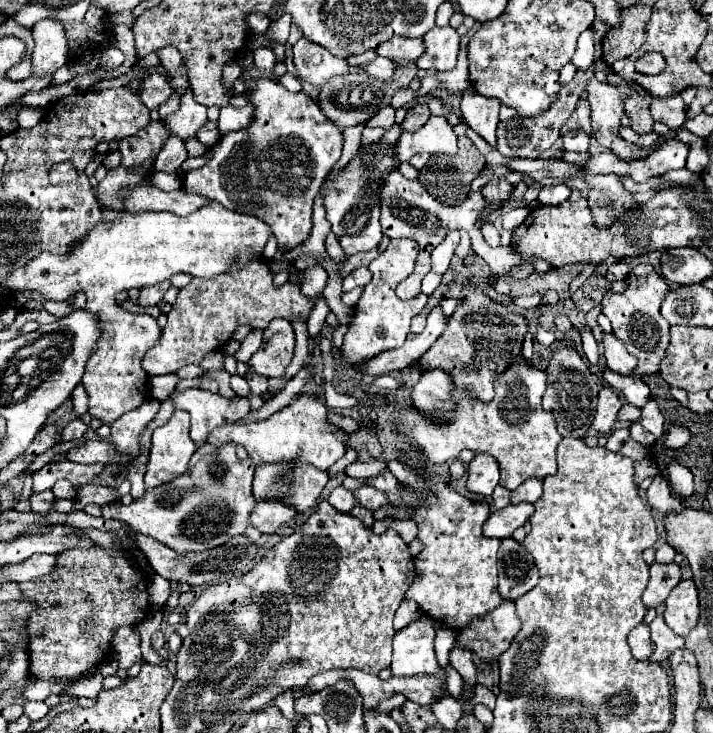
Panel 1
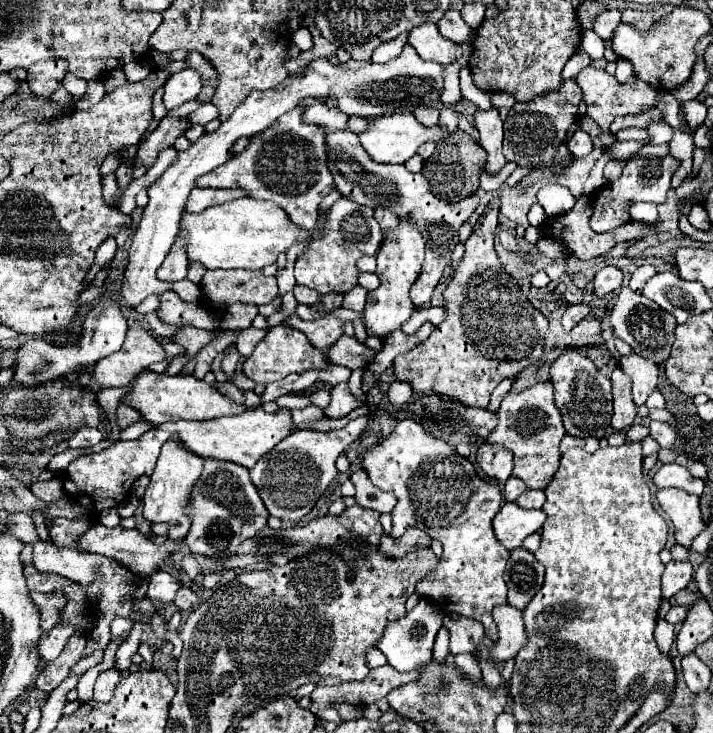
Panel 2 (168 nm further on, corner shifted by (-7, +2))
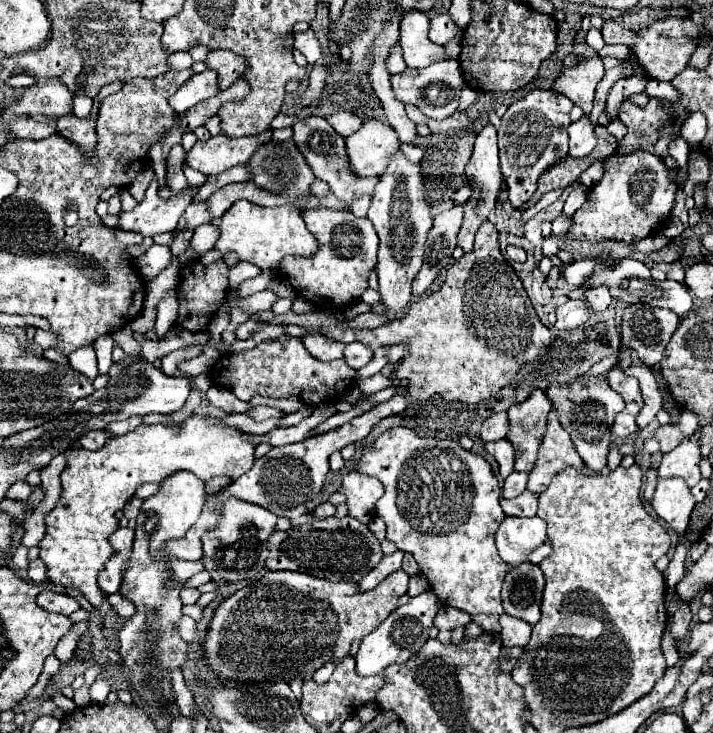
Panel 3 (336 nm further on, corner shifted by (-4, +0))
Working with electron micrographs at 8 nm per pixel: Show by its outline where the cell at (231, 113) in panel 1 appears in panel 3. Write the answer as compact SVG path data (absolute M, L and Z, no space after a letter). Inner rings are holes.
M458 60L434 62L428 68L406 68L402 74L392 74L390 82L392 82L394 96L402 104L418 106L432 120L444 120L444 118L448 118L458 108L460 88L464 84Z

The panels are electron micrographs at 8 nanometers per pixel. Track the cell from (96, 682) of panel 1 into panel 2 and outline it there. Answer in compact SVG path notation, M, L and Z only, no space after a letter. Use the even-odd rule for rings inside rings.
M107 670L107 672L101 672L99 678L97 678L97 684L95 684L95 694L93 694L93 700L97 702L107 702L111 696L113 696L113 690L117 686L117 682L121 680L121 674L117 670Z

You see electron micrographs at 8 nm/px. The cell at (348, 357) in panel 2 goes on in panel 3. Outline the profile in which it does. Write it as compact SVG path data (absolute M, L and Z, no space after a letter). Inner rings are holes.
M310 334L310 336L304 336L302 338L306 350L322 360L322 362L332 362L332 360L340 360L344 358L344 344L342 342L336 342L328 336L322 336L322 334Z

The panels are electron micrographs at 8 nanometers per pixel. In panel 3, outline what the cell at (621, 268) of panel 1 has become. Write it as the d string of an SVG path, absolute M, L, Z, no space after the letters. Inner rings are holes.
M596 286L592 290L588 288L586 300L588 300L592 310L606 310L608 304L612 302L612 296L610 296L610 290L606 286Z

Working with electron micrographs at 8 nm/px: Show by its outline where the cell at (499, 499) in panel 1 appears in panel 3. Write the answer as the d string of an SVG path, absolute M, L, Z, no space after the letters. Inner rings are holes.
M512 472L506 480L504 480L504 488L502 488L502 496L506 500L516 498L518 494L522 494L526 490L526 482L528 482L528 474L526 472Z

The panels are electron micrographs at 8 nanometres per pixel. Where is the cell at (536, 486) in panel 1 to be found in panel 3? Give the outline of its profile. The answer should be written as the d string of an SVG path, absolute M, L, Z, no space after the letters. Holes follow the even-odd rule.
M522 492L514 500L502 500L502 510L506 516L536 516L538 510L538 494Z

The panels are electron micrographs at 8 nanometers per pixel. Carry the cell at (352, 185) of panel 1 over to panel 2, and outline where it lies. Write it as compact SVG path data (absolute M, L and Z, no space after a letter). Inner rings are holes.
M339 198L327 212L325 218L325 232L319 232L319 240L315 244L309 244L309 250L297 258L295 264L295 278L299 284L317 290L319 294L329 294L329 292L349 292L351 288L357 286L359 270L357 270L357 260L363 256L375 256L383 232L373 218L373 210L367 206L359 206L351 202L349 198Z

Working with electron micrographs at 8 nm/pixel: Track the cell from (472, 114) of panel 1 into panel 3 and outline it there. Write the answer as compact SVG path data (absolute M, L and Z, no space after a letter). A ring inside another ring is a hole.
M486 124L482 128L482 132L476 136L476 144L474 144L474 154L472 160L466 166L466 176L470 180L470 184L474 186L474 196L472 200L466 202L466 214L464 214L464 224L460 228L458 234L458 246L468 252L472 248L474 242L474 234L478 230L478 226L488 218L488 214L492 212L496 198L498 198L498 190L502 188L502 174L500 174L500 162L498 162L498 146L496 146L496 128L492 124Z

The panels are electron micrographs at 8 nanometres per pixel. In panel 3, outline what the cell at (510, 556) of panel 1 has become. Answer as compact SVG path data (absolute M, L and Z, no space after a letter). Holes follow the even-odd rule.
M532 562L512 566L504 578L502 604L504 612L528 624L536 624L544 590L544 574Z

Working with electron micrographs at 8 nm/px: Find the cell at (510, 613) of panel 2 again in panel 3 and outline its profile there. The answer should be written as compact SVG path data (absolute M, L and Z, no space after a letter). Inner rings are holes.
M502 614L500 616L500 626L502 626L500 638L502 638L504 646L508 646L508 648L512 648L512 646L526 646L530 642L532 626L526 624L524 620L518 620L514 616Z

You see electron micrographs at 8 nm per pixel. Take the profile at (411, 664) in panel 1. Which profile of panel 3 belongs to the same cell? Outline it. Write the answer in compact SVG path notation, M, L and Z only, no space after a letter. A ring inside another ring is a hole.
M426 590L420 596L412 598L408 604L398 606L372 634L368 634L360 642L360 650L356 654L356 670L362 676L372 676L372 674L380 674L390 664L402 664L408 658L412 658L426 644L428 634L434 626L432 620L438 612L438 606L440 606L440 600L438 596L434 596L432 590Z

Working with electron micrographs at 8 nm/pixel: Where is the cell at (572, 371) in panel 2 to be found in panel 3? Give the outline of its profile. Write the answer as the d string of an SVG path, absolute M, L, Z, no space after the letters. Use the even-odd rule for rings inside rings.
M590 376L586 382L574 378L566 384L552 384L548 390L548 400L558 412L558 420L562 428L572 436L578 454L582 456L584 464L592 470L602 470L606 466L606 456L610 450L610 426L614 416L622 412L624 400L622 396L610 388L608 380L602 376Z

